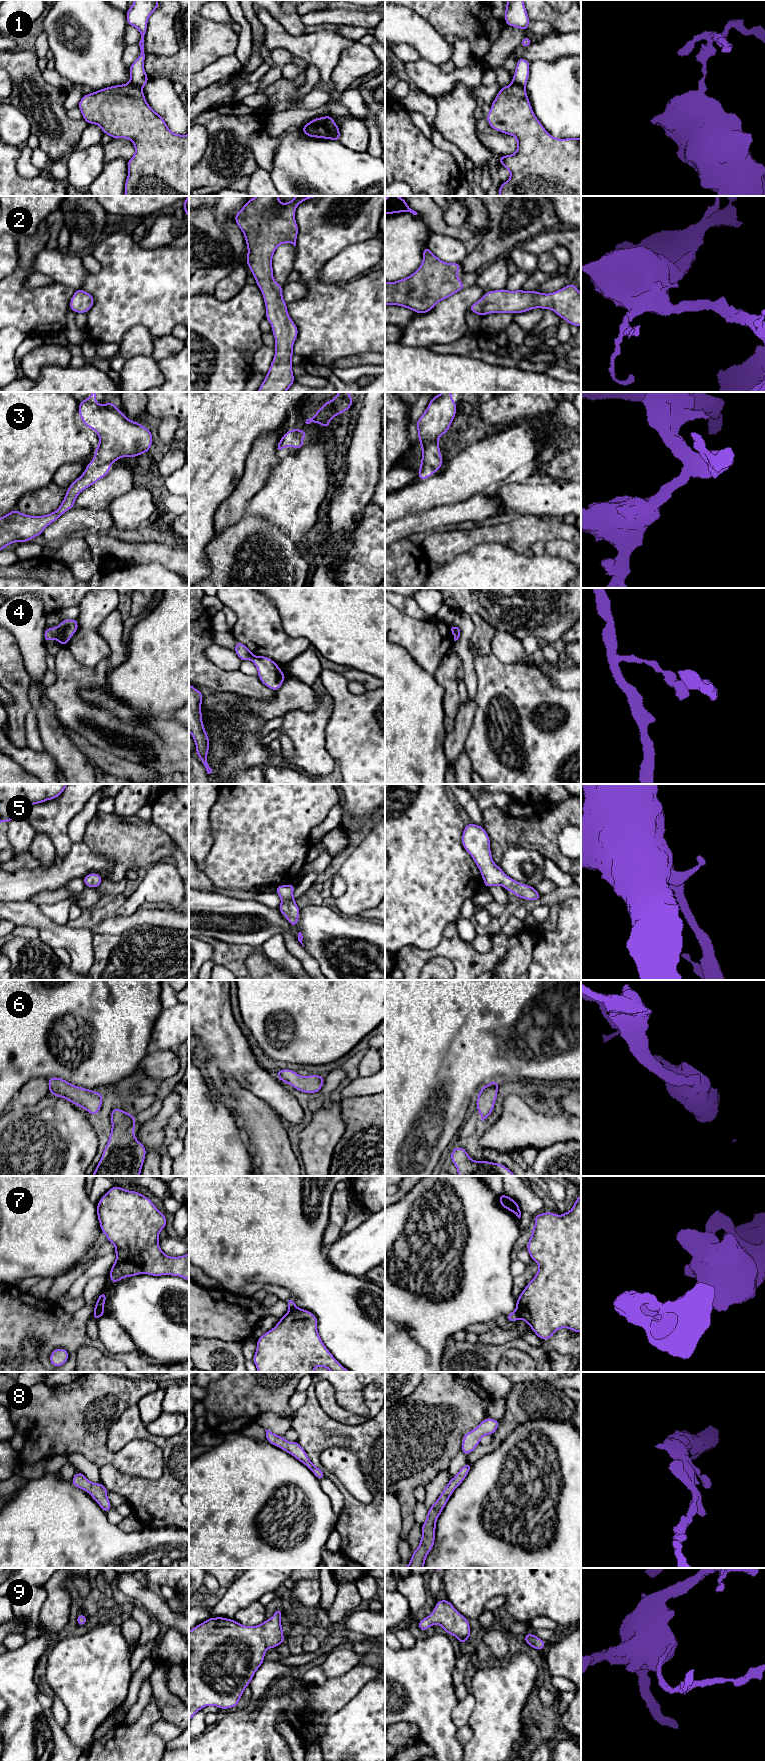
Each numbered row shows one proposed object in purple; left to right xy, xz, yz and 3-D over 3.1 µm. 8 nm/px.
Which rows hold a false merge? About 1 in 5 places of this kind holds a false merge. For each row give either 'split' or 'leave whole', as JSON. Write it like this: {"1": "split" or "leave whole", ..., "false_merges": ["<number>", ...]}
{"1": "split", "2": "leave whole", "3": "leave whole", "4": "split", "5": "leave whole", "6": "leave whole", "7": "split", "8": "leave whole", "9": "leave whole", "false_merges": ["1", "4", "7"]}

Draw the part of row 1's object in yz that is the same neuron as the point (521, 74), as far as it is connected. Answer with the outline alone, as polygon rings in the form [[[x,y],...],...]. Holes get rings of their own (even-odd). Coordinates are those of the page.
[[[519,58],[517,60],[517,66],[512,78],[512,83],[525,88],[529,78],[529,67],[529,61],[524,58]]]

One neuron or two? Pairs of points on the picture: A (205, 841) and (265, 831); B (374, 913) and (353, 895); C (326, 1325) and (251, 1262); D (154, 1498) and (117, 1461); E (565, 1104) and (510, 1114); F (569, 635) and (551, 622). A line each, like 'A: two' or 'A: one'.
A: two
B: two
C: one
D: two
E: two
F: two

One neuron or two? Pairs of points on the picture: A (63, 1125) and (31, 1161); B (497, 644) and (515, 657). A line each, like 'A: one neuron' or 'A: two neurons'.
A: one neuron
B: one neuron

